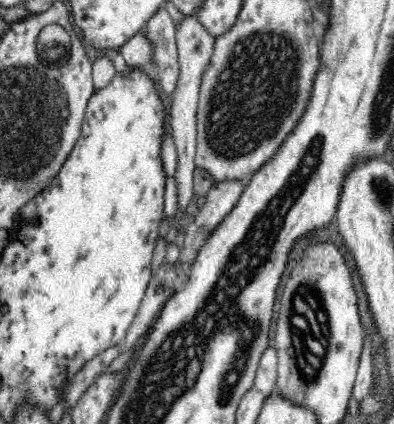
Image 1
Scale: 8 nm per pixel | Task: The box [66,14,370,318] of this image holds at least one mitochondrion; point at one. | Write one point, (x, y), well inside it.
(258, 85)

